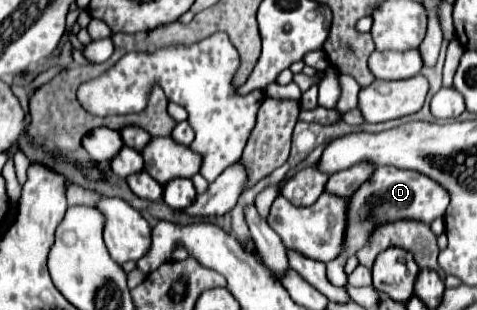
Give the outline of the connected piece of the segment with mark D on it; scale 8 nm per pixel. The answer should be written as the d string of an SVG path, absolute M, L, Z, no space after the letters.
M378 167L374 171L374 177L366 181L358 189L358 193L352 195L350 209L348 209L348 229L346 229L346 249L338 259L332 263L326 263L326 279L336 285L344 287L346 285L346 257L354 255L366 237L370 237L370 229L378 225L378 221L394 221L394 217L418 217L420 221L432 223L436 217L442 217L446 211L446 205L450 203L450 193L436 183L434 179L418 173L418 171L404 171L398 167Z

